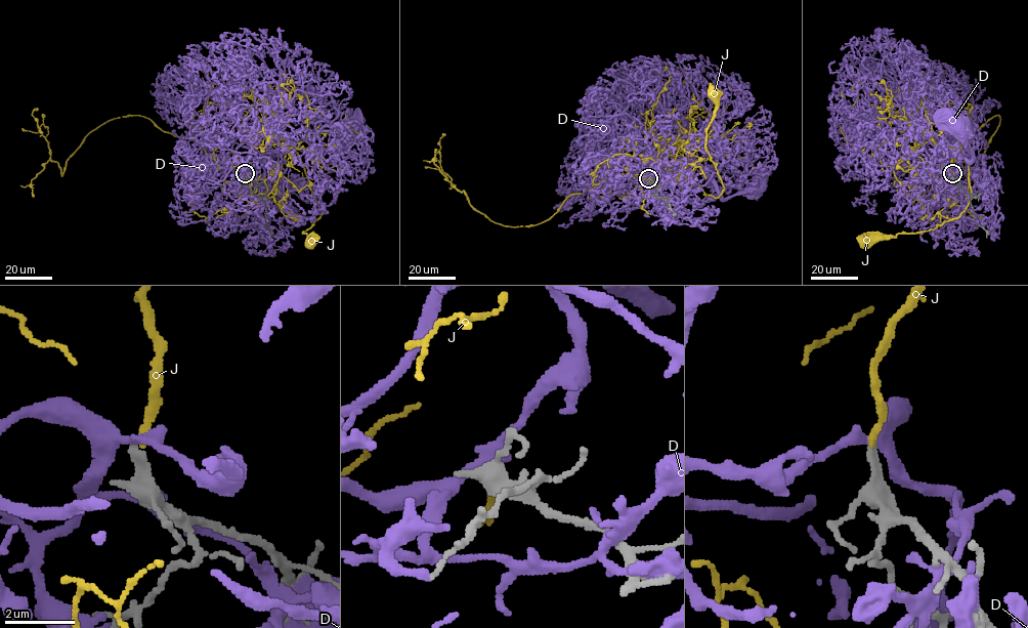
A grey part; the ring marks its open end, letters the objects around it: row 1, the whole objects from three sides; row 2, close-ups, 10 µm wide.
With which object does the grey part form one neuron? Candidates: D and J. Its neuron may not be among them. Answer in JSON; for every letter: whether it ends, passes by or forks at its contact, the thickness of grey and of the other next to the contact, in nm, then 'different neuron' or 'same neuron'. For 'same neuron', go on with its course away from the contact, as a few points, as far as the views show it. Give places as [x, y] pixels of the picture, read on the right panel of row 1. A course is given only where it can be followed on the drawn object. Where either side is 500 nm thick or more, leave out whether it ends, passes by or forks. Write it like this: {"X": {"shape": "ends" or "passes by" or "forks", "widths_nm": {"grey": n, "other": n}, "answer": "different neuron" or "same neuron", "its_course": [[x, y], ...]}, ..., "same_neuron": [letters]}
{"D": {"shape": "passes by", "widths_nm": {"grey": 240, "other": 360}, "answer": "different neuron"}, "J": {"shape": "ends", "widths_nm": {"grey": 280, "other": 180}, "answer": "same neuron", "its_course": [[951, 174], [955, 148], [968, 164], [971, 193], [959, 215], [933, 229], [874, 237], [868, 241]]}, "same_neuron": ["J"]}

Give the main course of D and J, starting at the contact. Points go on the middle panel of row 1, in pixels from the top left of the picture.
D: (647, 178), (646, 184), (662, 184), (685, 167), (698, 165), (725, 199), (755, 191), (759, 185)
J: (648, 178), (682, 177), (707, 195), (721, 193), (724, 185), (705, 147), (716, 108), (713, 94)

